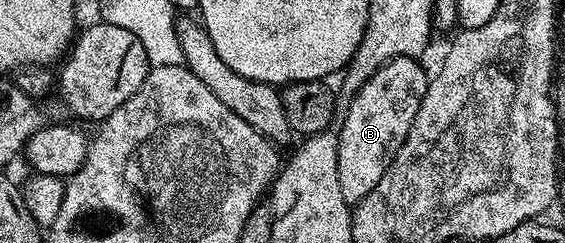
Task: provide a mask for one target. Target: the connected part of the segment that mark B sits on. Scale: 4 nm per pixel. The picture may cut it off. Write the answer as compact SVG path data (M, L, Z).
M396 57L391 59L359 87L354 97L348 98L345 118L341 121L341 129L337 135L337 170L339 171L339 188L343 190L343 199L356 203L366 197L383 179L387 167L395 159L399 147L407 139L407 131L411 131L411 123L415 123L415 111L419 111L419 103L429 86L430 74L425 73L422 62L415 57Z

